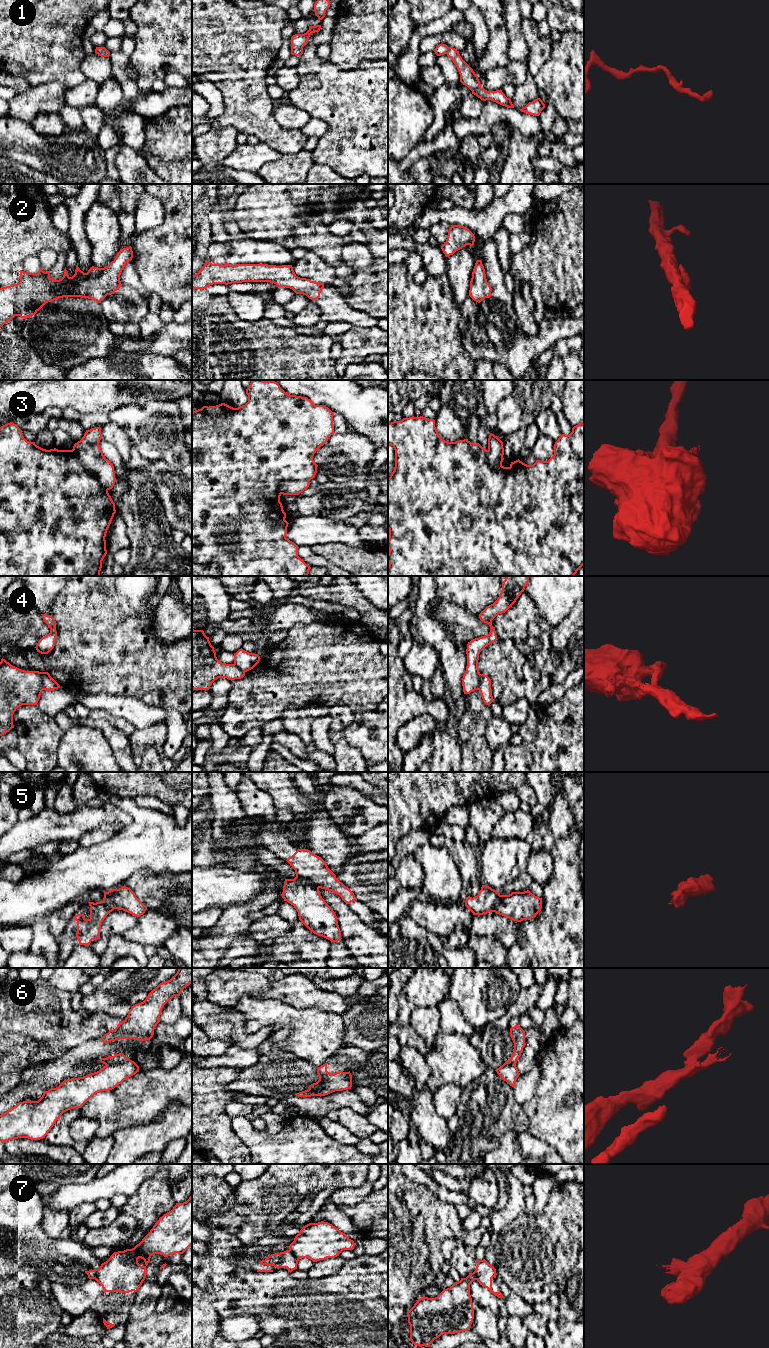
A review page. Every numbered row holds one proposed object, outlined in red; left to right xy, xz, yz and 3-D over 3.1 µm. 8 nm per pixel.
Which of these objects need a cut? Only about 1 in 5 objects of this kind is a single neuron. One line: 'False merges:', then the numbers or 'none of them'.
False merges: 3, 4, 5, 6, 7

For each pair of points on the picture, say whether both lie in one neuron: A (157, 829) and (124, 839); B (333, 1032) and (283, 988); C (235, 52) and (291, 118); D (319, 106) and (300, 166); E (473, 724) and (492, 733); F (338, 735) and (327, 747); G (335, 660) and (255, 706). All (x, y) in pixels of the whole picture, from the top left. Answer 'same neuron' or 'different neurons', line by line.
A: same neuron
B: different neurons
C: different neurons
D: different neurons
E: different neurons
F: different neurons
G: same neuron

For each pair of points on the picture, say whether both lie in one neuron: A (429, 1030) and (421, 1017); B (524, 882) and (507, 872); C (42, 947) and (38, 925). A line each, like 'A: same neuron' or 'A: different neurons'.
A: same neuron
B: different neurons
C: same neuron

